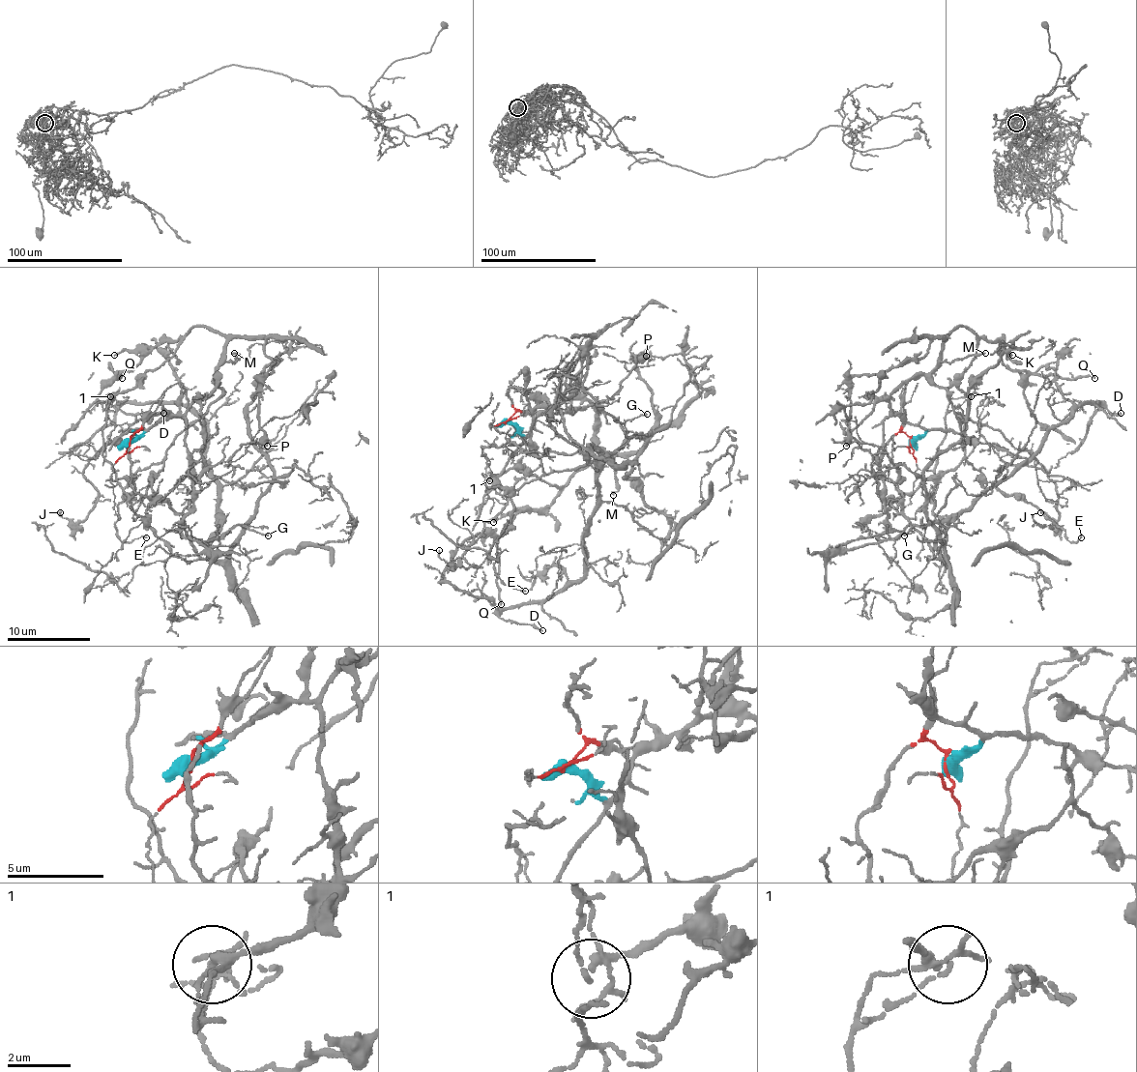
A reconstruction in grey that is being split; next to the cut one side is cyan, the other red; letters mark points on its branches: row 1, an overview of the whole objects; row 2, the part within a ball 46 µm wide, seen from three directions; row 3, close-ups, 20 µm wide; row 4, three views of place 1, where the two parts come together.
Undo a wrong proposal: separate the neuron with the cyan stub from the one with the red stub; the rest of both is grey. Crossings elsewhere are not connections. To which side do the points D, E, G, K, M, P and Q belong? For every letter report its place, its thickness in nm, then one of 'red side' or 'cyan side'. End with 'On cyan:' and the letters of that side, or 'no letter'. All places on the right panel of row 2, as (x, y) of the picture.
D: at (1121, 413); 180 nm thick; red side
E: at (1081, 537); 120 nm thick; cyan side
G: at (904, 536); 160 nm thick; red side
K: at (1012, 355); 160 nm thick; cyan side
M: at (985, 353); 170 nm thick; cyan side
P: at (846, 446); 480 nm thick; cyan side
Q: at (1094, 378); 200 nm thick; cyan side
On cyan: E, K, M, P, Q

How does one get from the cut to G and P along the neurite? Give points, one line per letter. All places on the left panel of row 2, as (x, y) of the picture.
G: (129, 443), (136, 432), (131, 484), (183, 516), (203, 558), (224, 558), (243, 525), (268, 535)
P: (129, 443), (206, 397), (224, 347), (255, 336), (276, 362), (258, 378), (266, 445)

